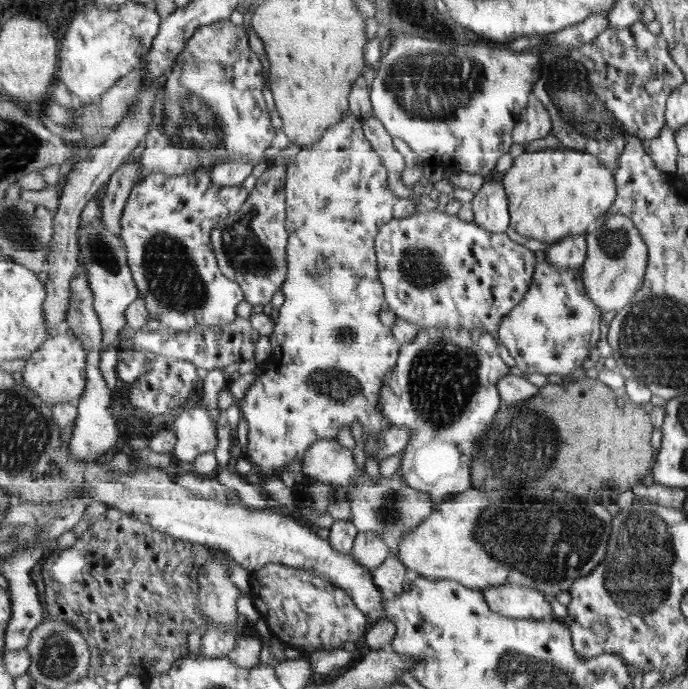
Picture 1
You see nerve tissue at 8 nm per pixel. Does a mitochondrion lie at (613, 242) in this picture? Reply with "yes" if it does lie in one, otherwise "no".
yes

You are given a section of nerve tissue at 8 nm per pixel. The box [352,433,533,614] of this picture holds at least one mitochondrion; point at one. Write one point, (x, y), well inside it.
(390, 509)

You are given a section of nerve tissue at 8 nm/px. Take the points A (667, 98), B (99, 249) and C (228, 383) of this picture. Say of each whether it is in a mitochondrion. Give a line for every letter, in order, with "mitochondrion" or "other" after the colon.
A: other
B: mitochondrion
C: other

